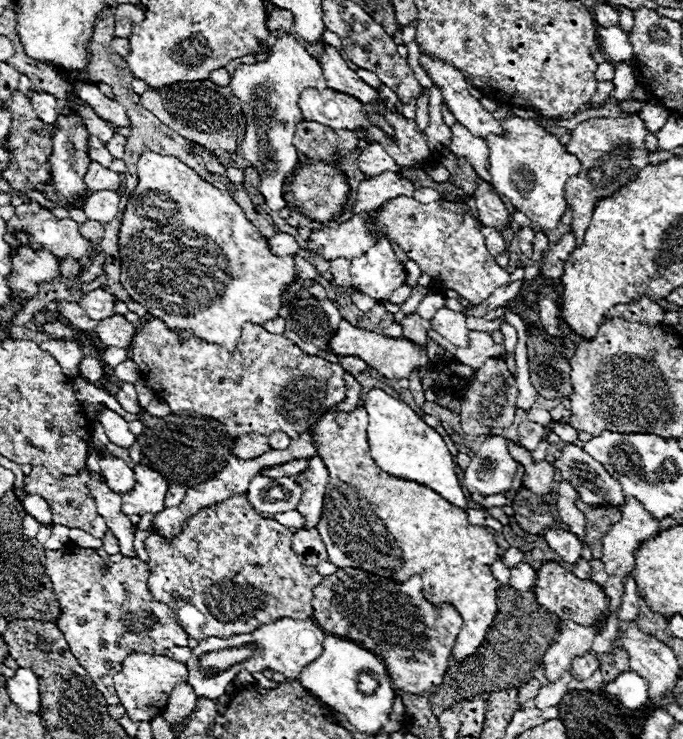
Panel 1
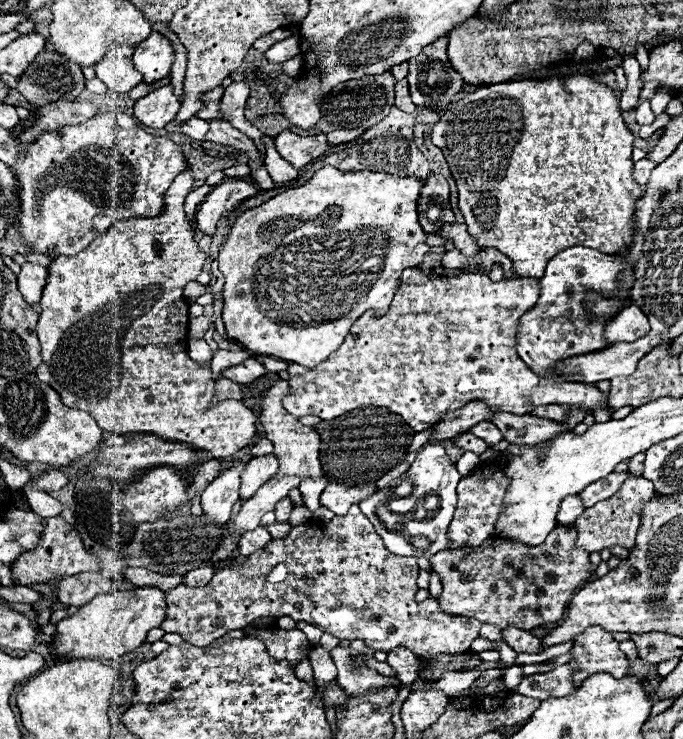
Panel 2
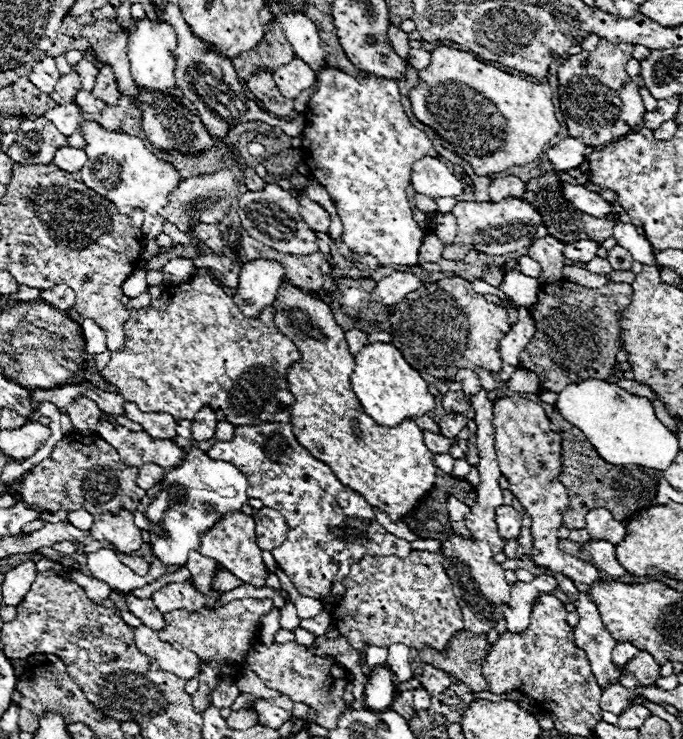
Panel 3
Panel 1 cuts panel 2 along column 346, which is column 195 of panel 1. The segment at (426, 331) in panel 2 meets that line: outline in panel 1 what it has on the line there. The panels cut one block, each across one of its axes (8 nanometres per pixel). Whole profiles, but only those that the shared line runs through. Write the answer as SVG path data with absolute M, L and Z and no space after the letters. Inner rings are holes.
M150 318L136 328L128 358L136 362L140 376L172 412L190 410L210 416L222 422L232 438L250 432L268 436L276 430L296 438L346 398L344 368L304 354L282 334L270 334L258 324L244 324L236 350L228 352L194 336L180 342L160 318Z

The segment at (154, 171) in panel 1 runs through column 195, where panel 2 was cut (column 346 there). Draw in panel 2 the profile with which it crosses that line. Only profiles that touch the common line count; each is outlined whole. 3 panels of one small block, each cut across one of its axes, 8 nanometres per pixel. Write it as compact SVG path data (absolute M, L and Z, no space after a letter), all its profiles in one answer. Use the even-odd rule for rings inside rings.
M324 166L320 170L314 172L314 176L298 188L290 188L270 200L266 200L260 206L248 208L244 210L234 224L230 226L228 236L224 238L220 252L218 252L218 262L220 262L220 272L226 278L224 284L224 308L222 308L222 320L226 326L226 334L230 340L240 342L246 350L250 350L252 354L258 356L274 356L286 362L296 362L302 364L306 368L314 368L320 362L324 362L348 336L352 324L370 308L384 312L384 308L390 304L394 290L398 286L398 280L402 278L402 272L406 268L416 268L424 254L430 250L430 246L424 242L426 240L426 232L422 230L422 226L418 224L418 216L416 216L416 202L420 196L422 186L426 184L426 180L420 180L416 176L394 176L394 174L386 174L386 172L372 172L372 170L358 170L358 172L342 172L334 166ZM260 274L262 274L262 284L266 290L268 284L268 294L270 294L270 302L264 293L260 292ZM282 308L290 308L290 325L282 323Z

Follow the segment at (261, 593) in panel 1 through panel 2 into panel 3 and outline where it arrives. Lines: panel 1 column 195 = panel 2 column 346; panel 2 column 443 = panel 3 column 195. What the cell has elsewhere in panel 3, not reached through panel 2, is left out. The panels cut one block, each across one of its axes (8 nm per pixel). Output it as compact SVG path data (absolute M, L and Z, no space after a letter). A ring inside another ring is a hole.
M270 598L254 600L232 600L222 608L216 610L198 610L198 612L186 612L186 610L174 610L164 614L166 626L158 632L160 640L164 642L178 642L182 648L192 650L200 658L200 688L192 694L192 706L196 712L204 714L208 706L212 704L212 692L222 680L236 680L242 674L244 660L252 646L258 642L260 632L260 620L264 614L268 614L274 608L274 602Z

